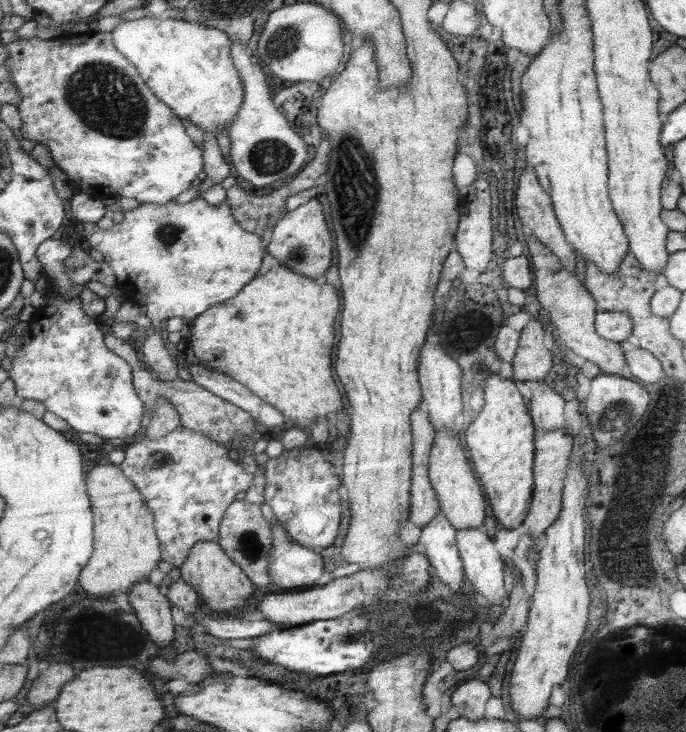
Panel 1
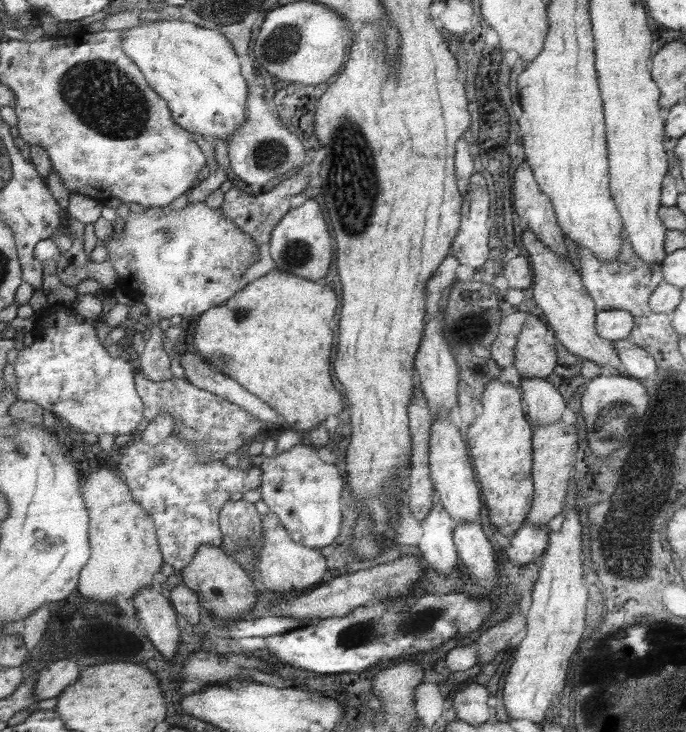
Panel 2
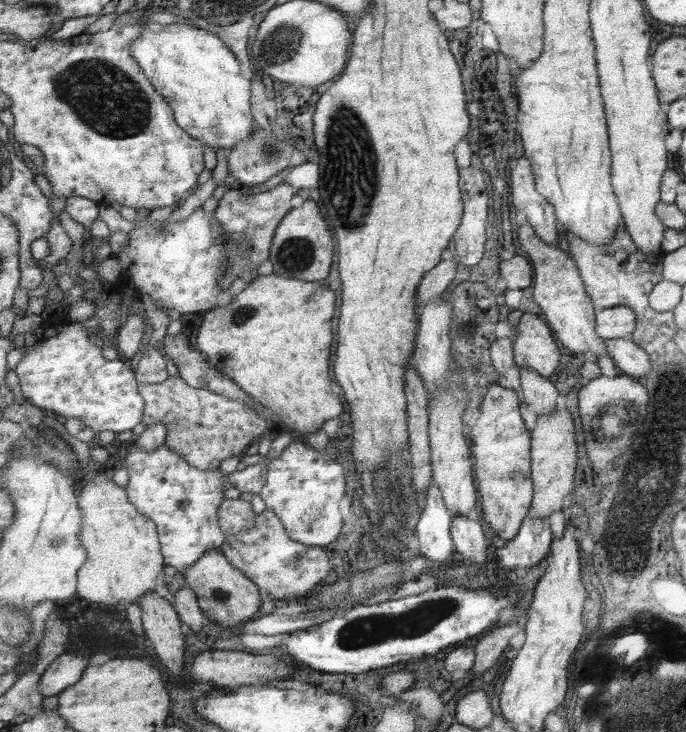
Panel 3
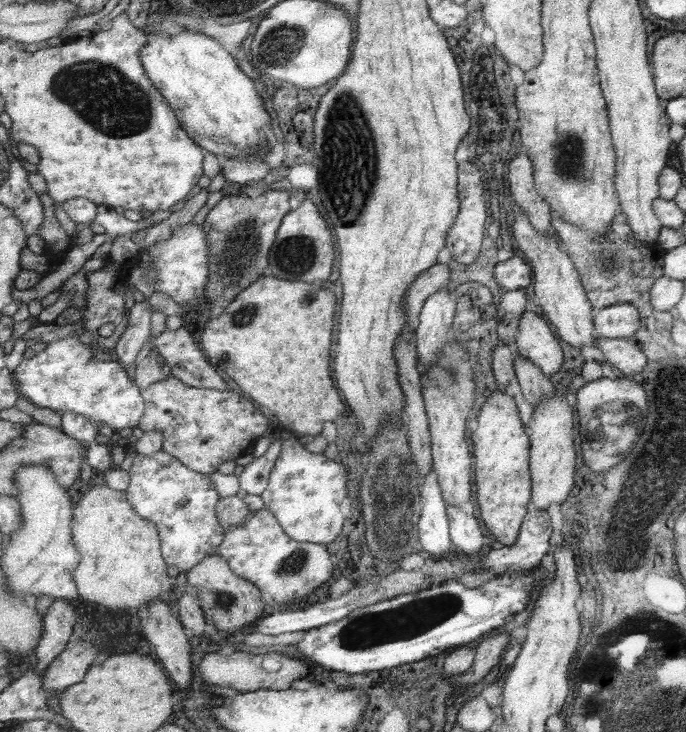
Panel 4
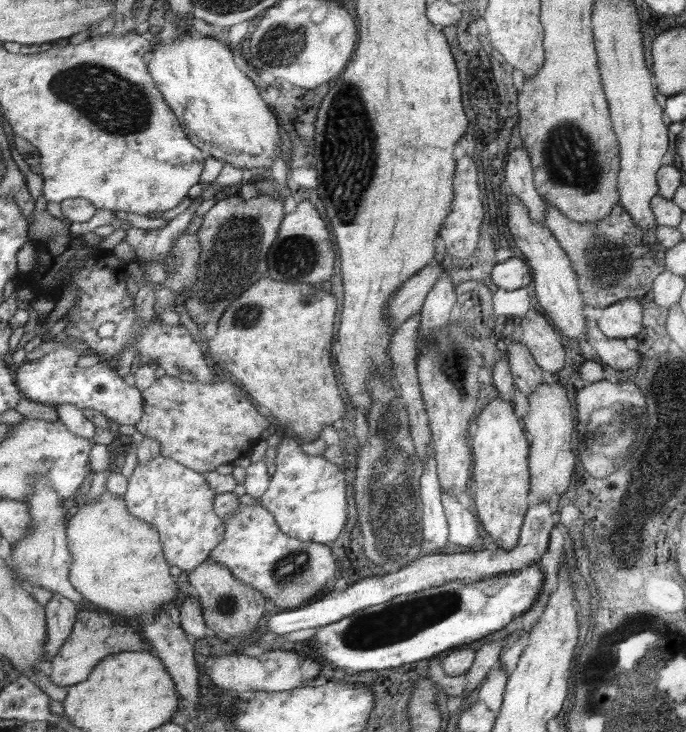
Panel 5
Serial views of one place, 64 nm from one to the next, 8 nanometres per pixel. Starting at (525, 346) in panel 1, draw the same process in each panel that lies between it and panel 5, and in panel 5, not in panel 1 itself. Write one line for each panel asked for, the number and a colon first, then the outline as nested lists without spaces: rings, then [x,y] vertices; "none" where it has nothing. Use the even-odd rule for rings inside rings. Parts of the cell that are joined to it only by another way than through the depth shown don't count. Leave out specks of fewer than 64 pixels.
2: [[[527,314],[523,332],[519,334],[515,360],[515,368],[521,378],[547,378],[551,374],[551,368],[555,366],[557,360],[545,336],[547,324],[541,318]]]
3: [[[523,314],[519,322],[519,334],[515,340],[517,366],[531,368],[541,376],[555,372],[559,364],[559,348],[551,336],[551,326],[537,314]]]
4: [[[525,312],[517,330],[517,354],[529,358],[547,376],[557,374],[563,356],[557,338],[551,334],[549,320],[535,312]]]
5: [[[531,310],[519,324],[519,342],[523,342],[533,354],[535,362],[547,374],[557,374],[563,366],[561,336],[545,314]]]

